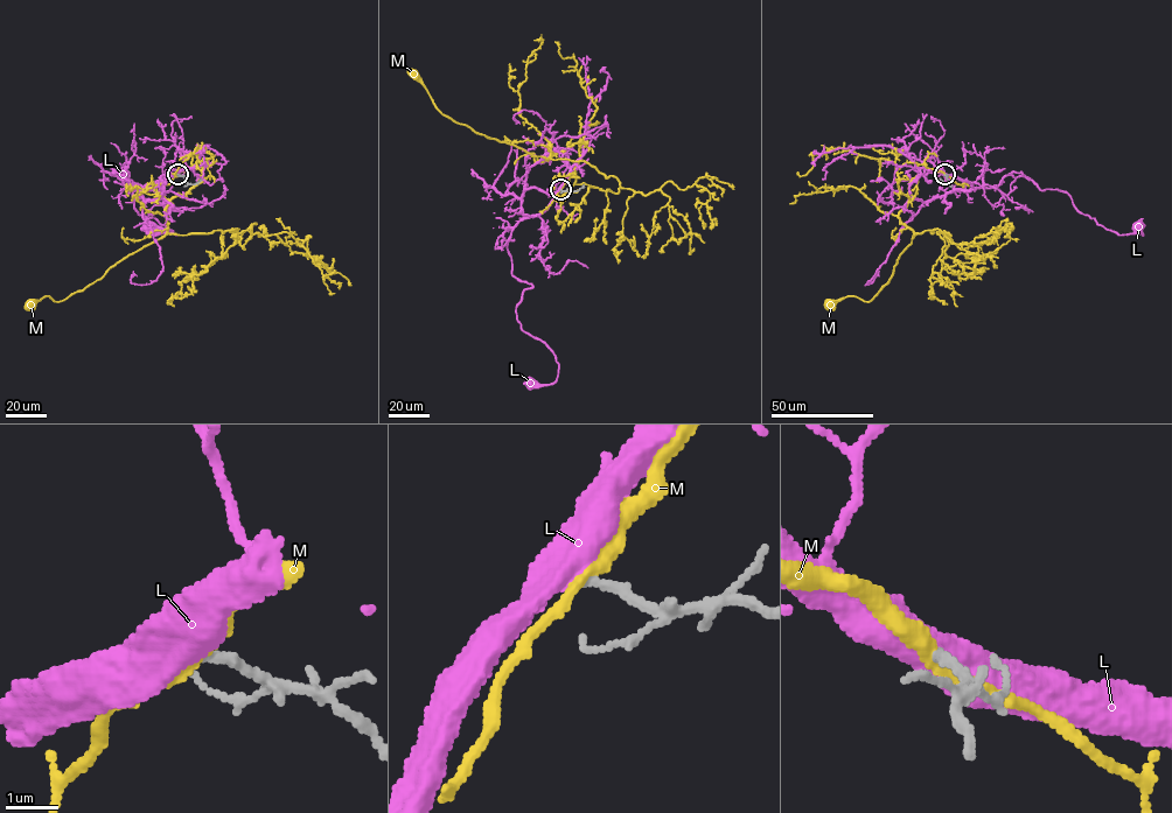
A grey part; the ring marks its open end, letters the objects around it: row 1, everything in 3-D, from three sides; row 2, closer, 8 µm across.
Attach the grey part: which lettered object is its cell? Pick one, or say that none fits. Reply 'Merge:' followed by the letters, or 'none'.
Merge: L

